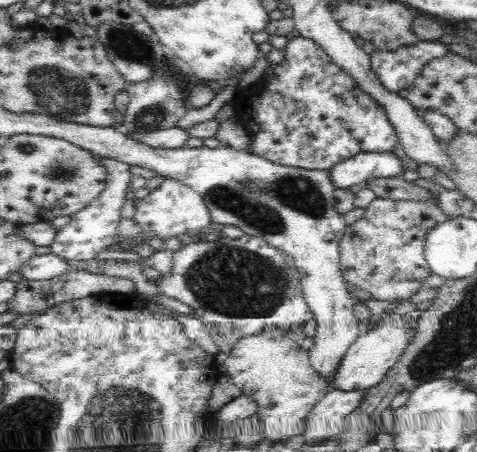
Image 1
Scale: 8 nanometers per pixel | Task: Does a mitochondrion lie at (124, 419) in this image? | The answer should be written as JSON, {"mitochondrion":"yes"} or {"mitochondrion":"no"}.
{"mitochondrion":"yes"}

